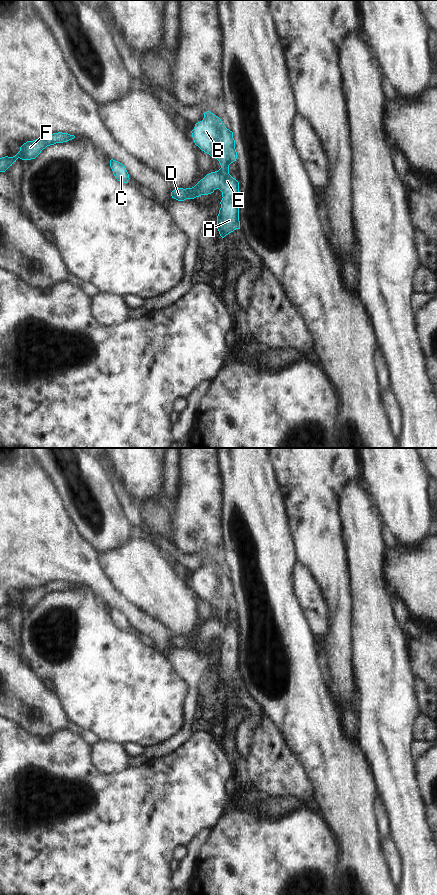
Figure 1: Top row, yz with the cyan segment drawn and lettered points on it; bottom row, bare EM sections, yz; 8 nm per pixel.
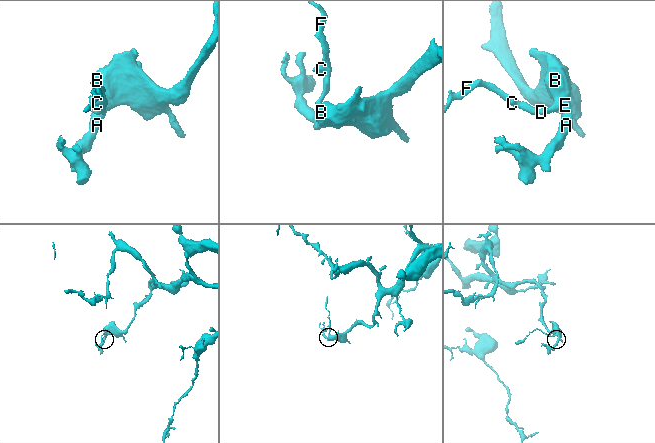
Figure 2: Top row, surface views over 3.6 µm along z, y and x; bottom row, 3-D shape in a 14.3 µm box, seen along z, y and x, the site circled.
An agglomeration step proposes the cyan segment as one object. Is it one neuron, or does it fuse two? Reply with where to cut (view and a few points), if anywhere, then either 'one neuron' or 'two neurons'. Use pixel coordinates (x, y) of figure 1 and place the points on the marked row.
no cut; one neuron

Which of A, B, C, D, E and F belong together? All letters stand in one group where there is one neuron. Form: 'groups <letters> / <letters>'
groups A B C D E F

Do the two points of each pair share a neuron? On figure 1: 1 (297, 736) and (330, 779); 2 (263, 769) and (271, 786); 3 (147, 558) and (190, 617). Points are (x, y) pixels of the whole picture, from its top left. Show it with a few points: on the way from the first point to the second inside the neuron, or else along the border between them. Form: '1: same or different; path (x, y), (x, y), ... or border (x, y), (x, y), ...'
1: same; path (308, 747), (321, 760), (322, 768)
2: same; path (267, 773), (271, 777), (271, 782)
3: same; path (147, 573), (175, 602)

